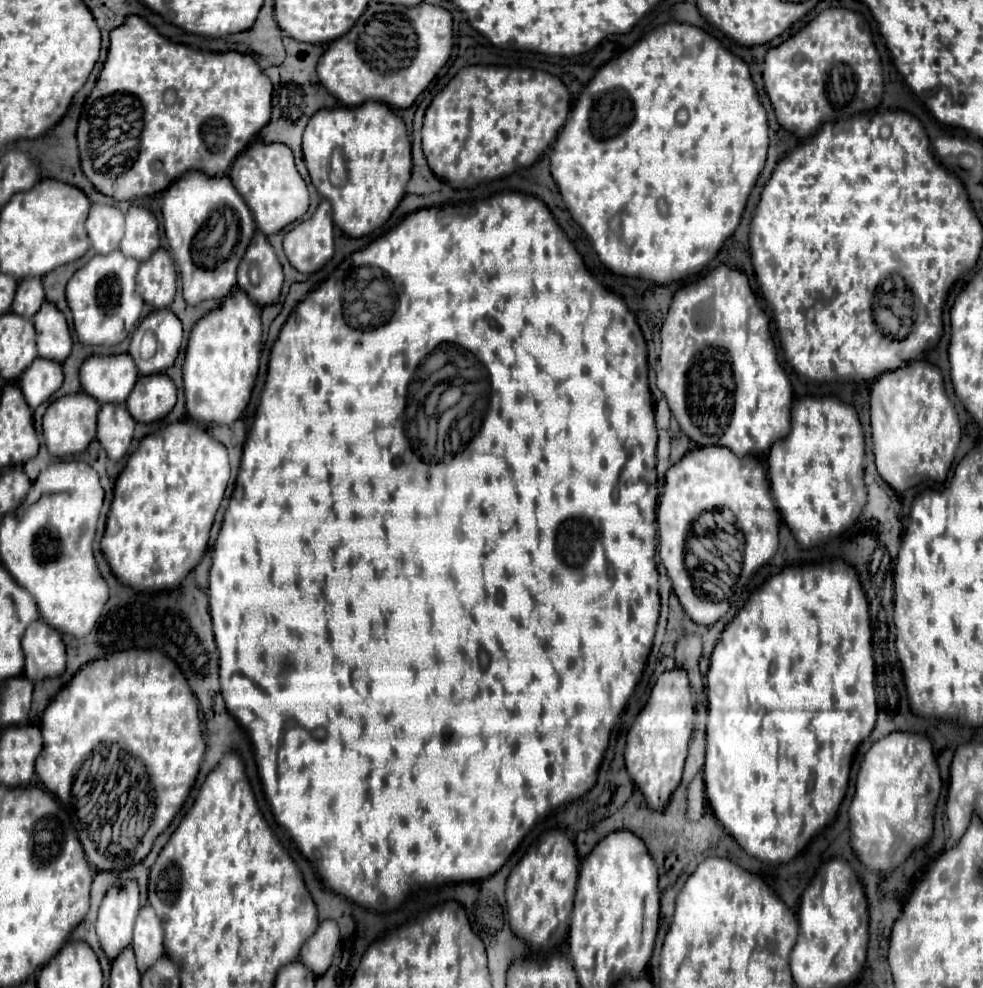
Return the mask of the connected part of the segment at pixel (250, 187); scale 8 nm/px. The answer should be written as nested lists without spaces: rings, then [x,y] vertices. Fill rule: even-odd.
[[[253,142],[249,144],[231,164],[229,178],[235,184],[237,192],[243,196],[243,200],[249,204],[255,224],[265,232],[267,236],[281,230],[283,226],[303,218],[303,214],[309,208],[309,190],[305,180],[295,168],[293,152],[287,144],[281,142]]]

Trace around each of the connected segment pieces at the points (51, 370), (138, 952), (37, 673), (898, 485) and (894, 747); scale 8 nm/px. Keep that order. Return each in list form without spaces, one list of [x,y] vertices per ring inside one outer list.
[[[37,356],[19,378],[21,392],[25,394],[25,400],[31,408],[37,408],[53,392],[57,392],[61,382],[63,382],[61,364],[55,360],[45,360],[41,356]]]
[[[143,906],[137,916],[133,932],[133,950],[139,972],[149,968],[165,952],[161,920],[157,920],[157,914],[151,906]]]
[[[41,618],[35,620],[23,638],[25,654],[25,676],[33,682],[37,678],[55,678],[65,670],[65,646],[61,632],[45,624]]]
[[[913,360],[905,364],[903,368],[883,372],[873,384],[871,384],[871,438],[873,438],[873,454],[875,464],[883,480],[899,494],[903,494],[907,488],[921,482],[923,476],[937,478],[937,482],[943,482],[947,478],[949,466],[955,458],[959,440],[961,440],[961,424],[959,416],[945,392],[941,370],[927,360]]]
[[[889,732],[887,736],[873,742],[873,746],[865,752],[859,774],[855,782],[855,796],[849,806],[849,828],[851,828],[851,846],[857,852],[859,860],[871,870],[879,870],[881,874],[889,874],[895,866],[899,866],[907,854],[915,848],[923,846],[933,832],[933,808],[941,790],[939,768],[931,750],[931,742],[923,734],[913,732]]]

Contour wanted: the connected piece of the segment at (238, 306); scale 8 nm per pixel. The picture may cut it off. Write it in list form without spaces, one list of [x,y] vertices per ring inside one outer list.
[[[235,288],[219,308],[193,326],[181,368],[185,404],[191,418],[201,424],[215,422],[225,426],[243,414],[259,370],[261,328],[261,306],[253,304],[241,288]]]

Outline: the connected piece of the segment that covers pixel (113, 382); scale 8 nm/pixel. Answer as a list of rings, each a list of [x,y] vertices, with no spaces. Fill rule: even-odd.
[[[127,352],[93,354],[81,366],[81,388],[99,402],[125,402],[137,376],[137,366]]]

